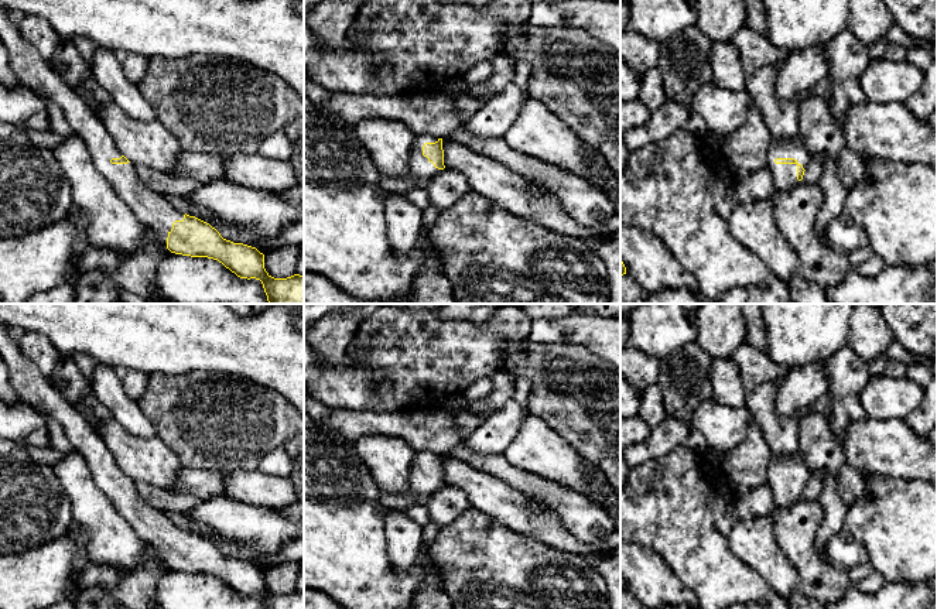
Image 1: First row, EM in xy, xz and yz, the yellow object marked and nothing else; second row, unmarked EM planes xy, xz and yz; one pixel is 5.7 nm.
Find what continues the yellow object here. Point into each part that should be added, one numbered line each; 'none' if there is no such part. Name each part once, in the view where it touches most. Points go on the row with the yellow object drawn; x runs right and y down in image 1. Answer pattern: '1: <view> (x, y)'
1: yz (785, 175)

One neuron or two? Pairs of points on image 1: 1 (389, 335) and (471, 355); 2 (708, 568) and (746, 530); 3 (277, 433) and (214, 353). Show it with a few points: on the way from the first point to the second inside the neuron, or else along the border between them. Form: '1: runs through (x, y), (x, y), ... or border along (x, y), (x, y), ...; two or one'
1: runs through (409, 355), (451, 355); one
2: border along (737, 519), (729, 533), (729, 550), (753, 570); two
3: border along (198, 369), (232, 373), (262, 386); two

